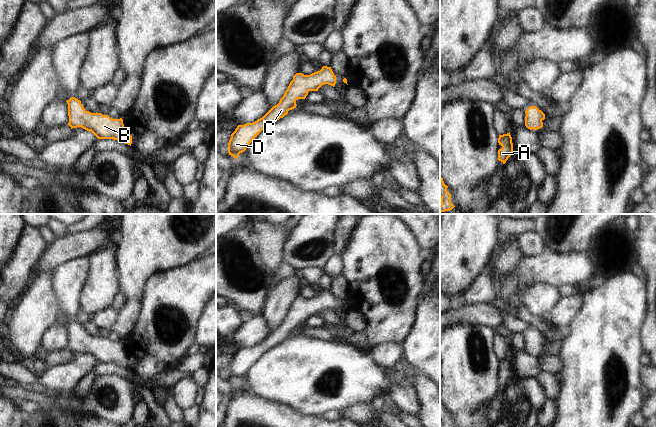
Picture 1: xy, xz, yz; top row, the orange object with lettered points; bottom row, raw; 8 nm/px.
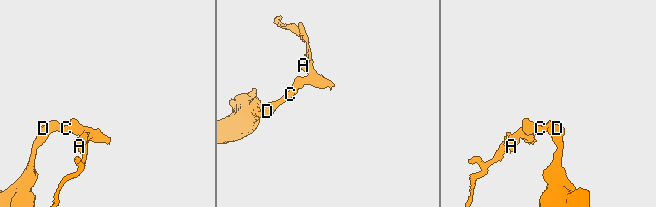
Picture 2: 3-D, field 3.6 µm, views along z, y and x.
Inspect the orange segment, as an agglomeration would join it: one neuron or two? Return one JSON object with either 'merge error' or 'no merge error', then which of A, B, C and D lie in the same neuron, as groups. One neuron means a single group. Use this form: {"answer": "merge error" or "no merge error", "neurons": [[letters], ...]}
{"answer": "no merge error", "neurons": [["A", "B", "C", "D"]]}

